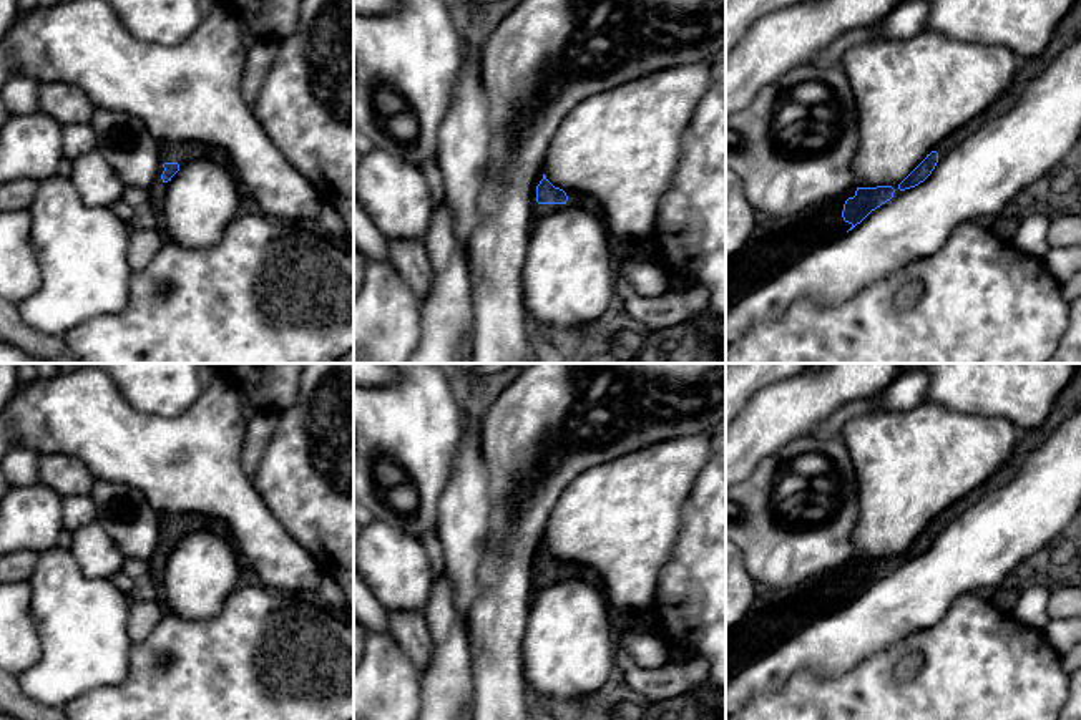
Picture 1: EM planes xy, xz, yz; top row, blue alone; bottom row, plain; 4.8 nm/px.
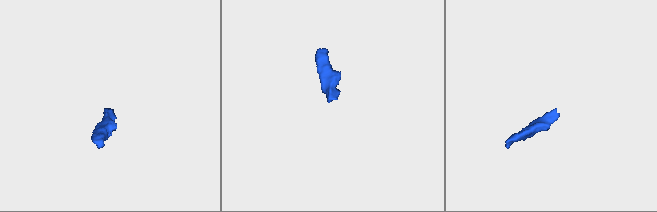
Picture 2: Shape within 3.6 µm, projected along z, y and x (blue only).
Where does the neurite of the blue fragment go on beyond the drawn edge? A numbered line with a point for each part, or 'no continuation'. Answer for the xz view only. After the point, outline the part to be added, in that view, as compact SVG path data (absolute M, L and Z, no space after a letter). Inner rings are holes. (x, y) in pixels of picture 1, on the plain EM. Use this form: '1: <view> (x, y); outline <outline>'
1: xz (538, 583); outline M543 544L536 549L535 561L533 561L533 571L531 571L531 592L533 594L550 586L555 586L561 581L566 581L570 577L588 581L589 584L603 591L603 582L601 582L599 574L593 567L576 564L576 562L565 562L568 567L568 572L565 576L538 576L536 574L536 557L540 556L541 551L543 551Z

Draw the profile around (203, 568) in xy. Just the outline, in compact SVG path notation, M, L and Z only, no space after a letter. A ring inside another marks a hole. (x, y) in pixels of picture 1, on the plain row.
M206 529L188 533L168 556L164 607L188 620L213 619L237 587L242 569L229 538Z

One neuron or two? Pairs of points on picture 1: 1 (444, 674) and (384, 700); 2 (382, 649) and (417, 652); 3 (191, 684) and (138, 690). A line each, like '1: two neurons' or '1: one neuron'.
1: two neurons
2: two neurons
3: one neuron

